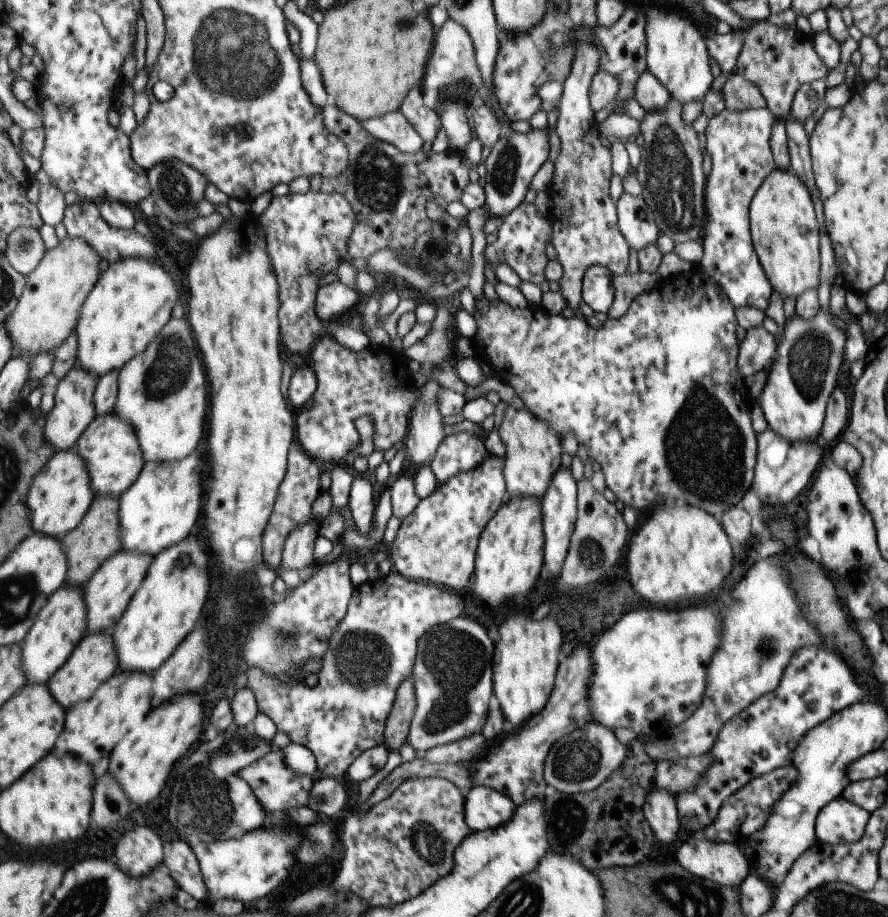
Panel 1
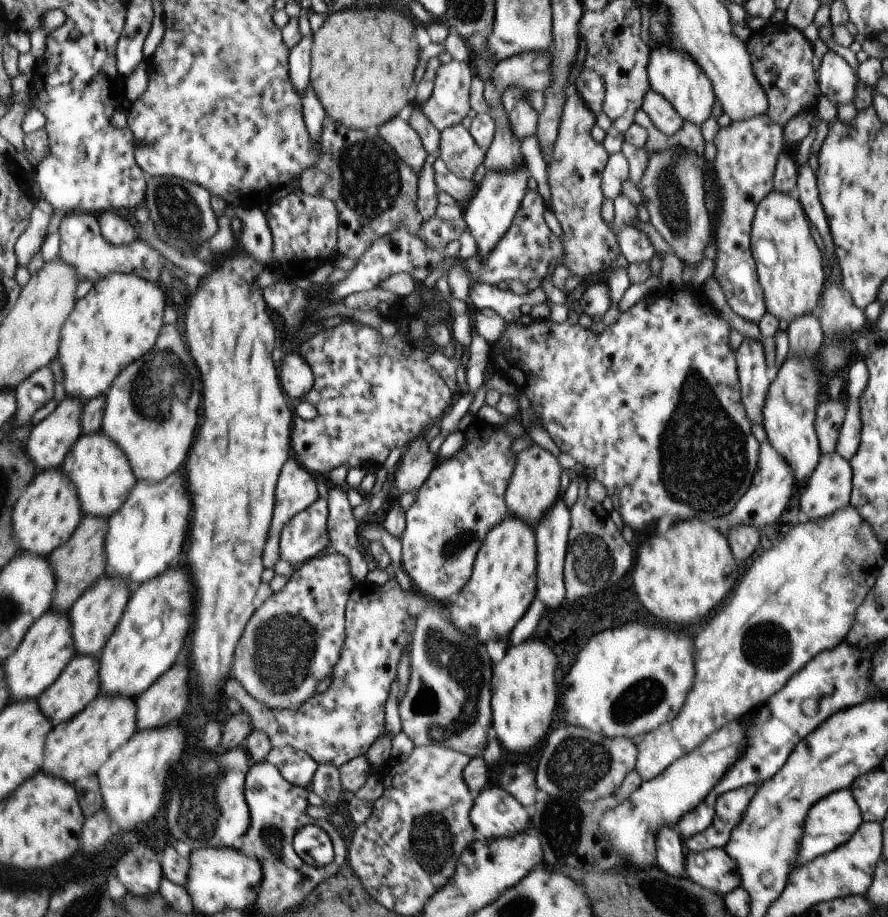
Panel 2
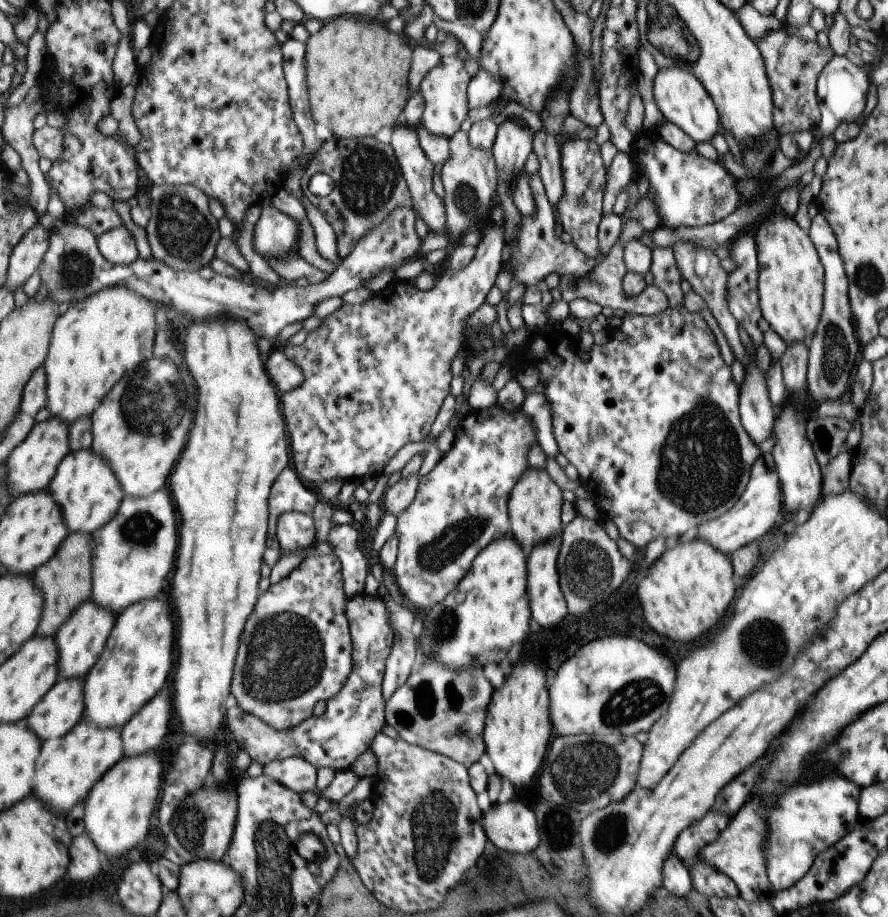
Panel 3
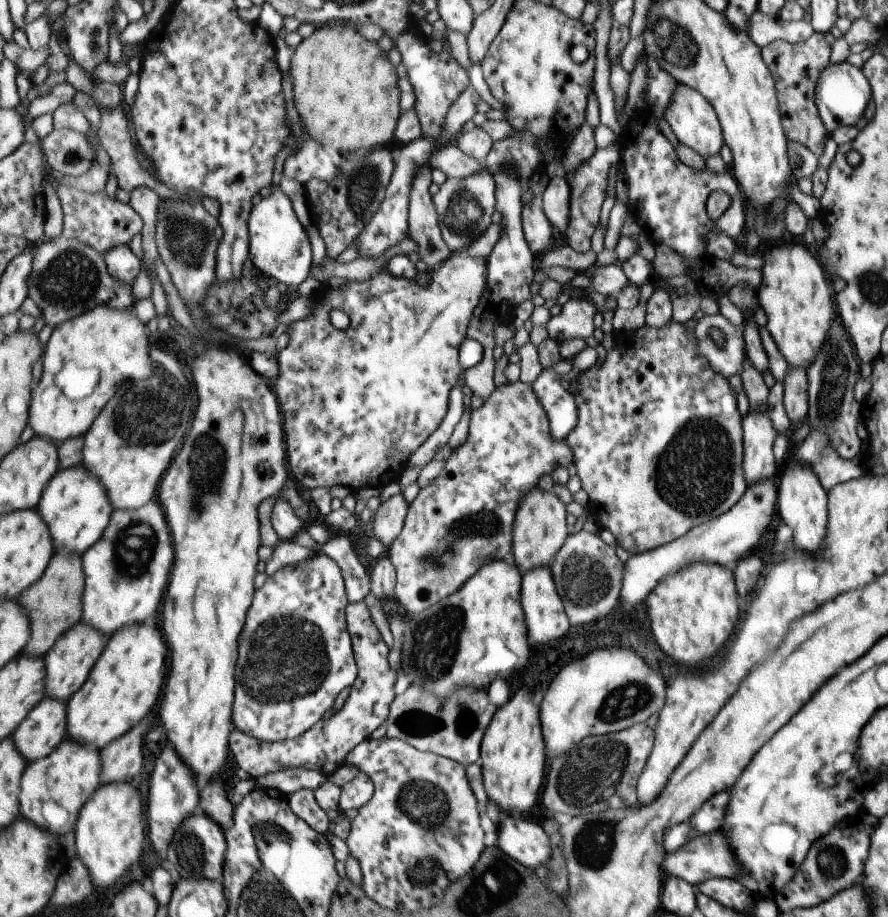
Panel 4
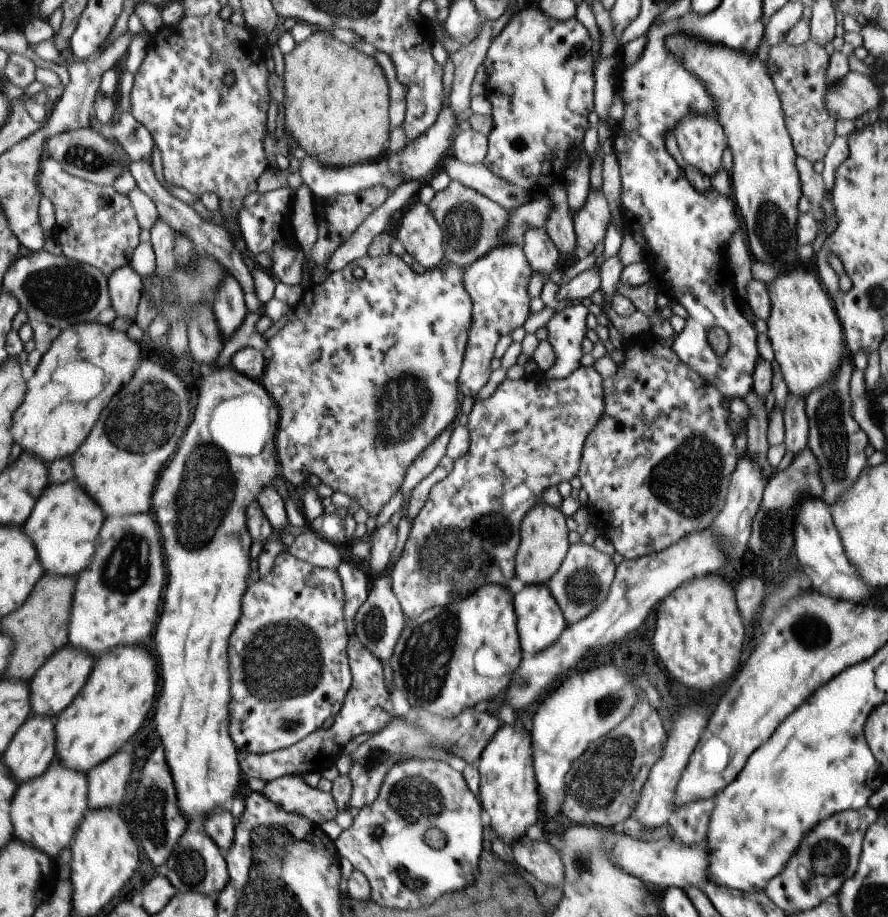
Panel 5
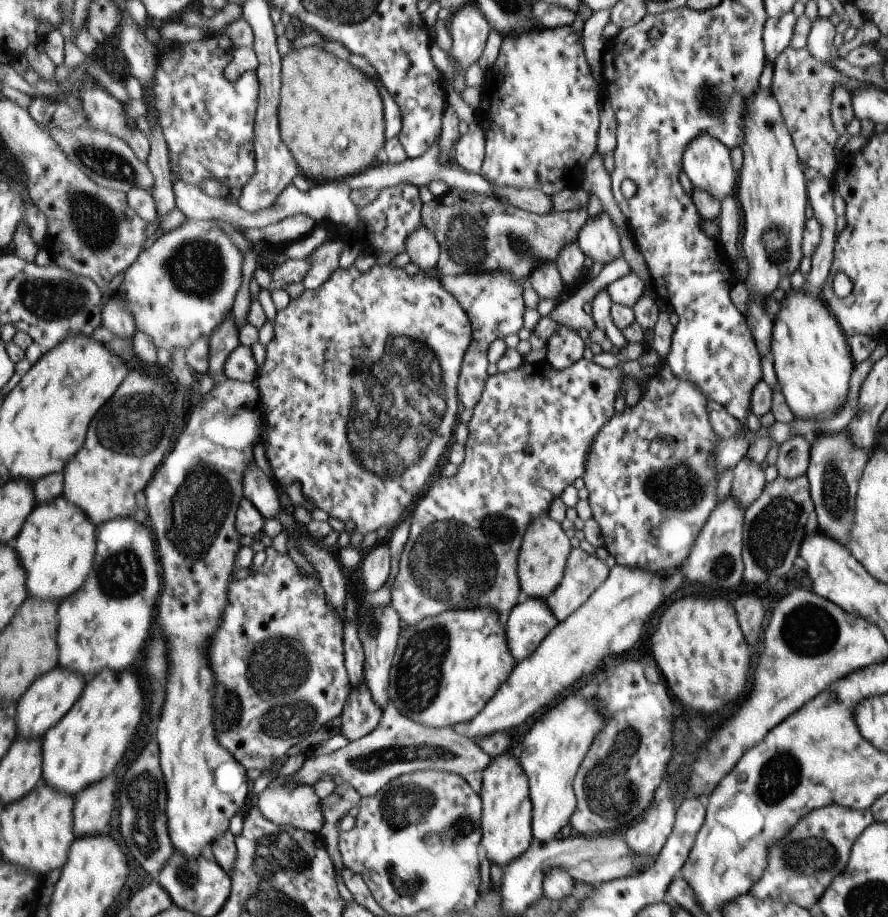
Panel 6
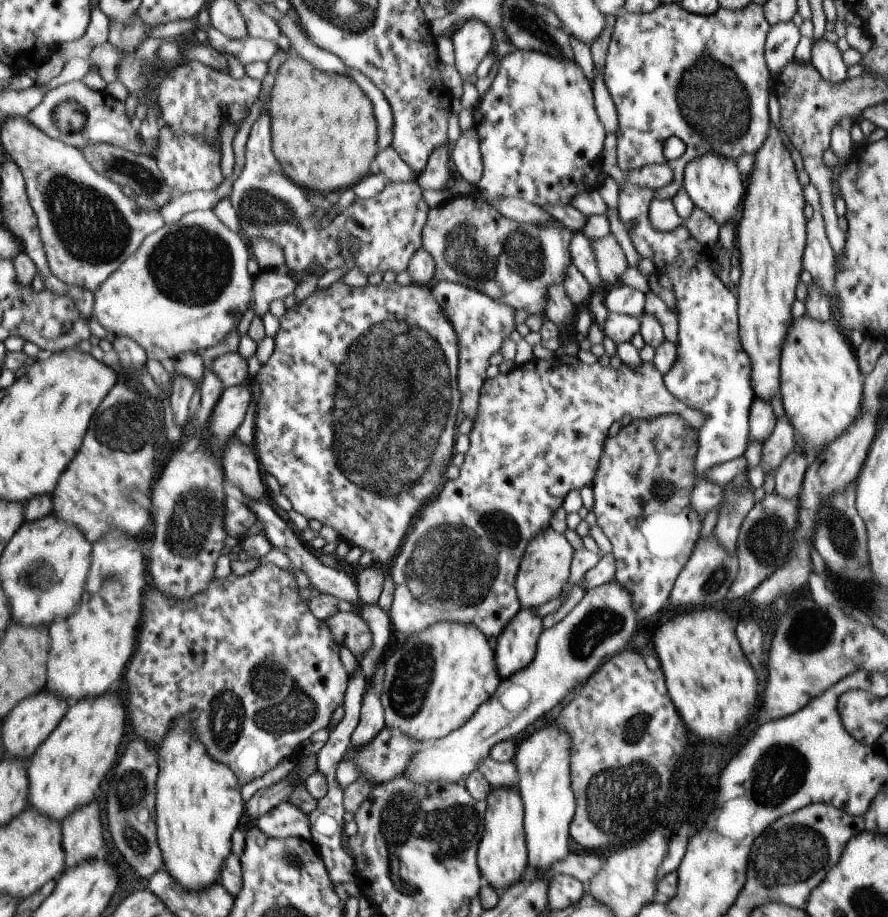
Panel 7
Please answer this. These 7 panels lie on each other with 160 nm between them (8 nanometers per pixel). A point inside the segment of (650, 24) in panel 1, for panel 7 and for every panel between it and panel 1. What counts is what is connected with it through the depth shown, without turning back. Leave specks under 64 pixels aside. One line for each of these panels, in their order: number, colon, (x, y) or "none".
2: (672, 75)
3: (680, 97)
4: (692, 119)
5: (700, 139)
6: (705, 160)
7: (713, 184)

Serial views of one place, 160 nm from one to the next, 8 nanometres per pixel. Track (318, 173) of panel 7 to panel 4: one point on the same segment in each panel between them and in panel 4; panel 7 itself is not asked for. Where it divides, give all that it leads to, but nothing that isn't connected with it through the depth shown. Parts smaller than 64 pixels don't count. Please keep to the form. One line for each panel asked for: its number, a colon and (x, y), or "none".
4: (346, 91)
5: (337, 101)
6: (332, 117)

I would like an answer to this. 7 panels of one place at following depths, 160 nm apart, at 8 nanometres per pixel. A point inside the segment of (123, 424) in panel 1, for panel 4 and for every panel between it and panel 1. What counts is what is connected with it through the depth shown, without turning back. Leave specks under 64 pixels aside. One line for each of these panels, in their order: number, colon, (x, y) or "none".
2: (101, 472)
3: (86, 486)
4: (78, 505)

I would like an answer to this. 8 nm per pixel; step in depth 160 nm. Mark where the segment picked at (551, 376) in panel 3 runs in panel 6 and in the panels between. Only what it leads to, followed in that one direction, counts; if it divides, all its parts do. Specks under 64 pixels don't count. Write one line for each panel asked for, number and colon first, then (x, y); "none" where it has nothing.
4: (657, 445)
5: (656, 466)
6: (650, 476)

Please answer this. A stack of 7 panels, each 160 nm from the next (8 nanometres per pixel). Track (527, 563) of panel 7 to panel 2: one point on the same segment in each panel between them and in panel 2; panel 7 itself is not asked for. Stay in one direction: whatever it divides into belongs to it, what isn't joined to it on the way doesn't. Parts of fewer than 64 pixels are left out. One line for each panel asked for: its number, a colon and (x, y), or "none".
2: (533, 487)
3: (534, 503)
4: (538, 529)
5: (543, 542)
6: (544, 548)

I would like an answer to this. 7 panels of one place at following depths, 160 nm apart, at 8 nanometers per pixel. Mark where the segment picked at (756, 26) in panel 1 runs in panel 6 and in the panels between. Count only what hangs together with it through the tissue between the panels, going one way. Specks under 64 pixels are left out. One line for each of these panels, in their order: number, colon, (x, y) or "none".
2: (780, 56)
3: (792, 64)
4: (794, 67)
5: (798, 72)
6: (801, 84)

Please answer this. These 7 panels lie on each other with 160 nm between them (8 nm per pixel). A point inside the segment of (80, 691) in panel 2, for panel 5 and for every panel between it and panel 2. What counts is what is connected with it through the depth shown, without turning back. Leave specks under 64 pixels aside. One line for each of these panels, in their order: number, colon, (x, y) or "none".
3: (63, 707)
4: (45, 728)
5: (32, 750)

